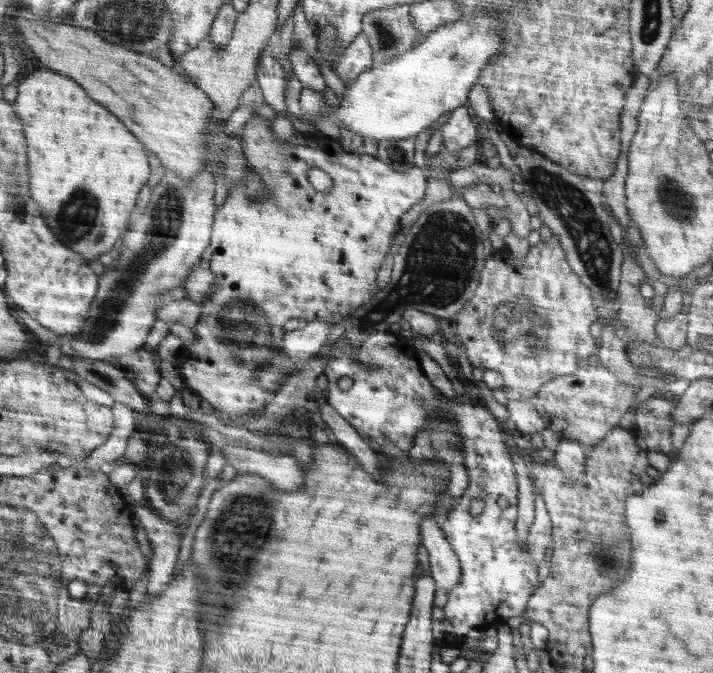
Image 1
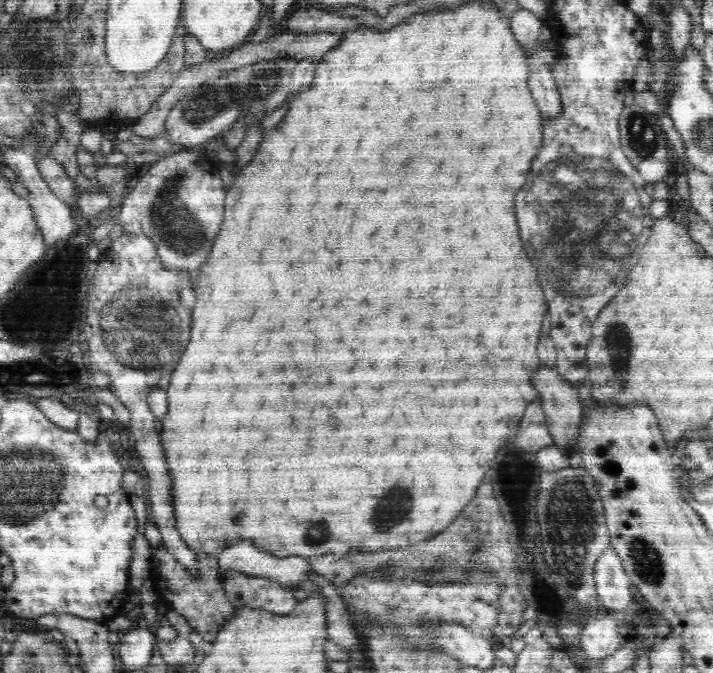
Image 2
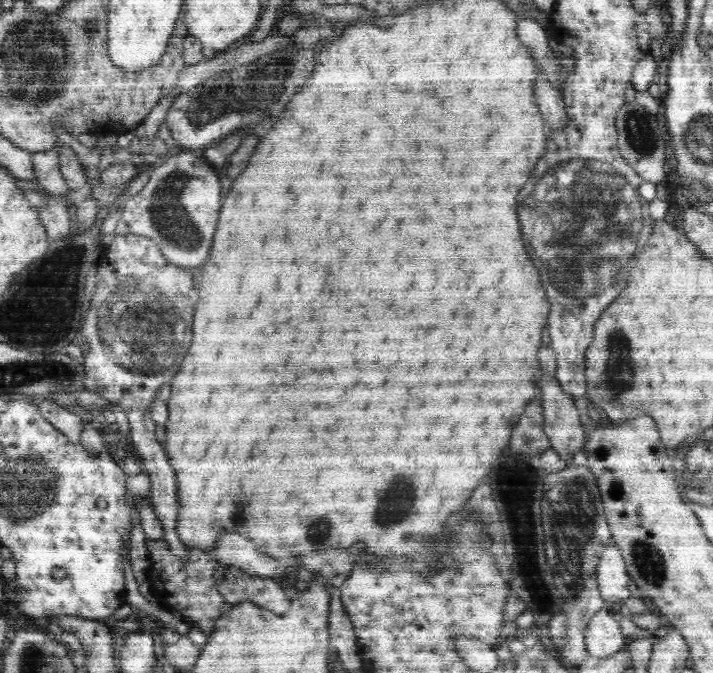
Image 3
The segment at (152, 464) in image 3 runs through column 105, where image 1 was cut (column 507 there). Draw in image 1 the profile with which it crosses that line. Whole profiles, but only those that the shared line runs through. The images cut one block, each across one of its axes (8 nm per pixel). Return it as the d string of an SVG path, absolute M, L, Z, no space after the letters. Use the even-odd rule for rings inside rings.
M552 236L548 242L530 247L527 254L521 256L523 258L518 257L509 251L496 251L486 258L475 293L454 317L456 334L466 347L472 370L479 377L487 370L498 371L504 380L501 388L508 400L530 399L545 386L544 382L580 370L579 360L588 360L599 350L590 334L590 325L598 320L592 304L592 292L570 269L556 236Z

